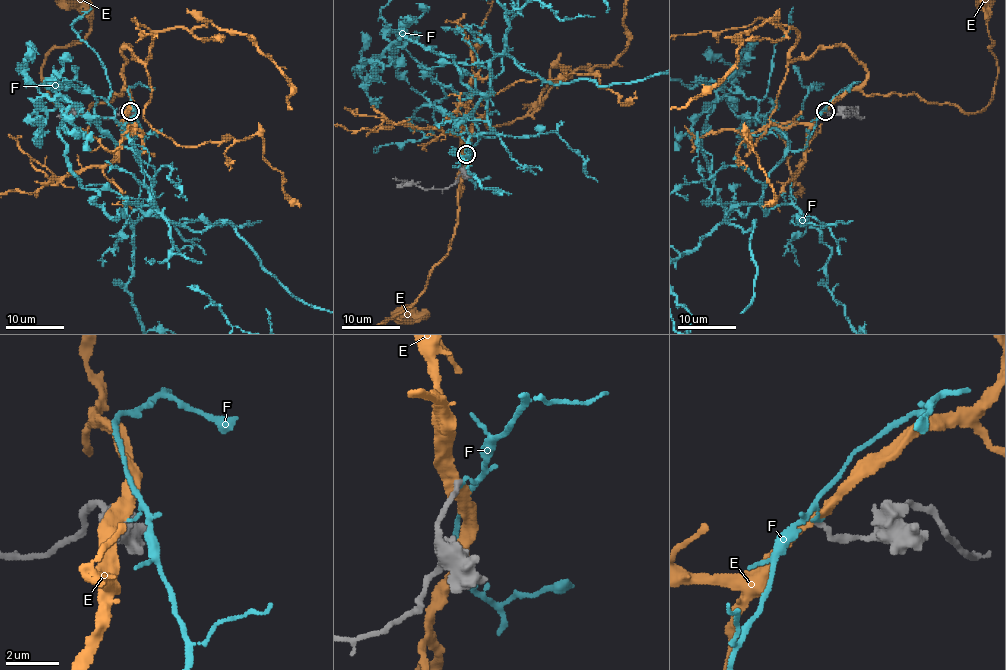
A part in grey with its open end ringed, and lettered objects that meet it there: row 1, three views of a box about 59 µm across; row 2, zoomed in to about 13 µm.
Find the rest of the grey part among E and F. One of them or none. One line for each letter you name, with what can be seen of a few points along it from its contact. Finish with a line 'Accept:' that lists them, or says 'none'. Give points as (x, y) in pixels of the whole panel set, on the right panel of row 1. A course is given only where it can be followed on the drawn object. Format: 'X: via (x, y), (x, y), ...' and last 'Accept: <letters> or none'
Accept: none

